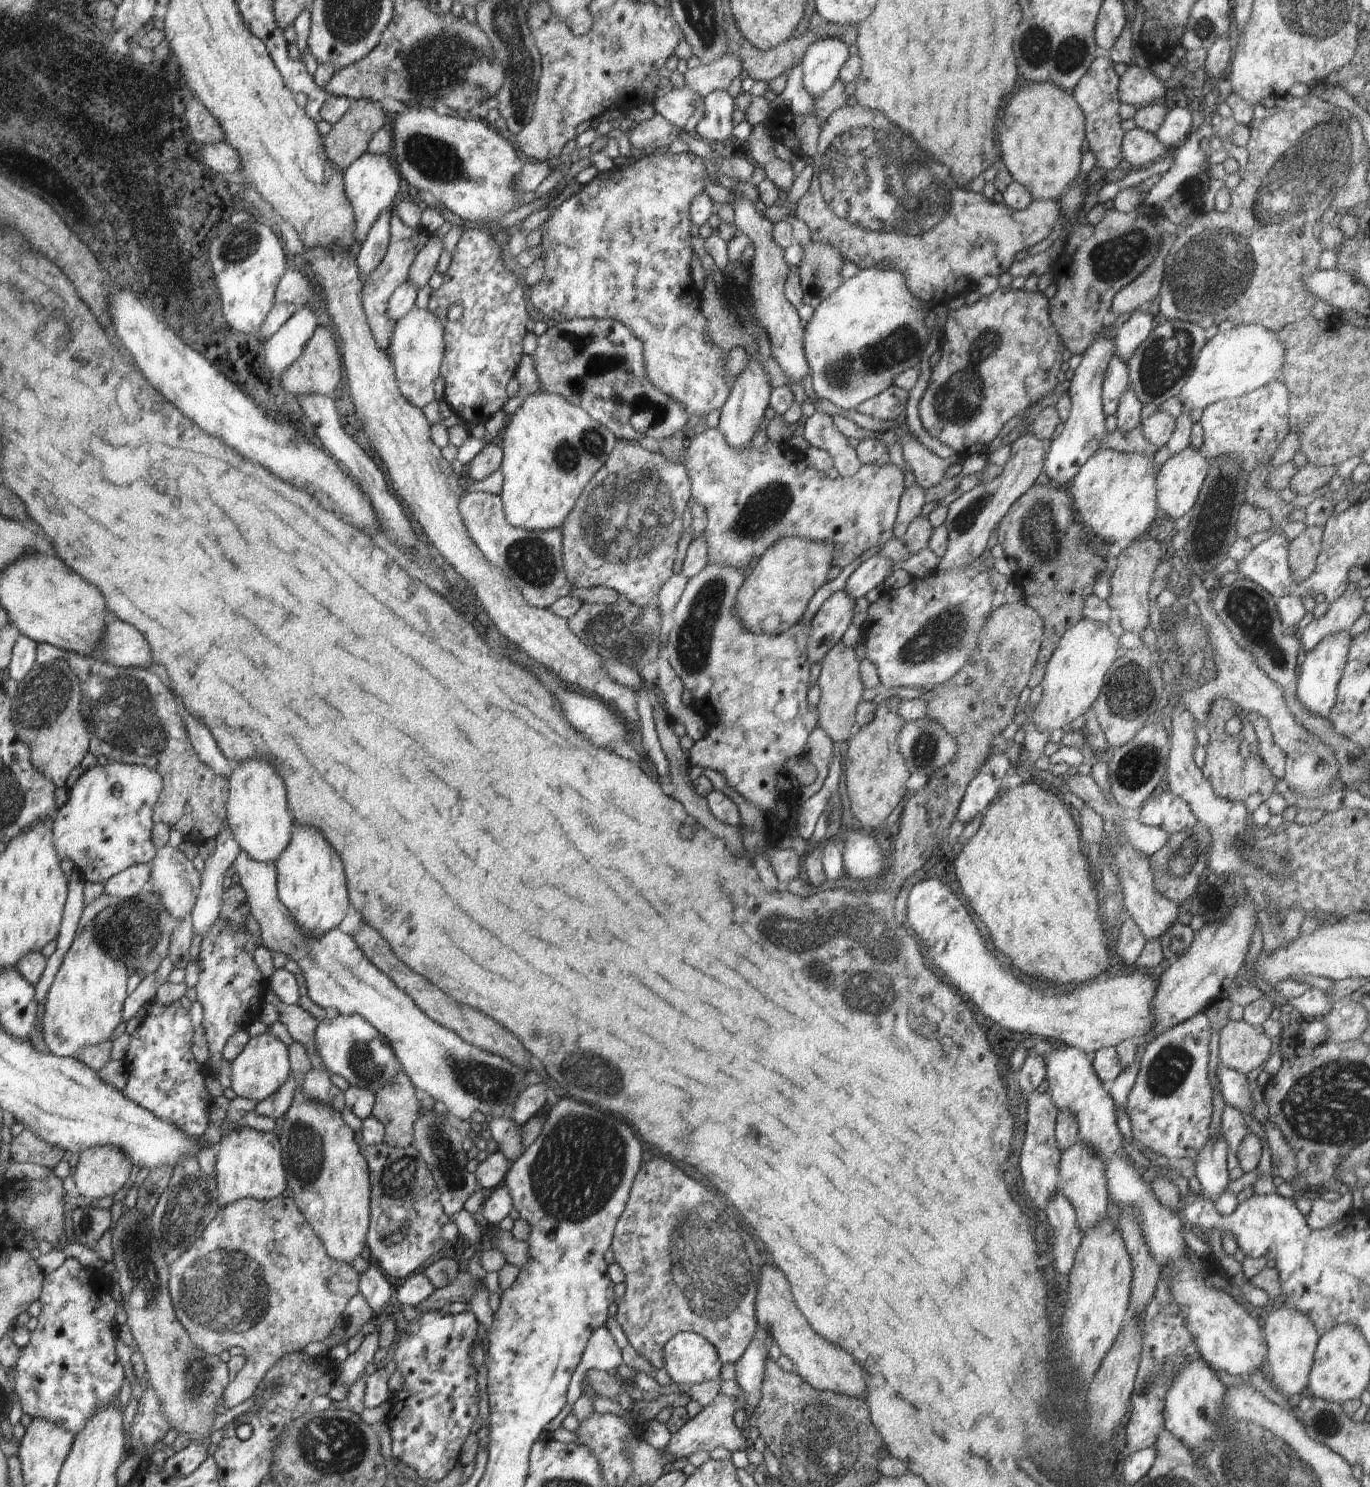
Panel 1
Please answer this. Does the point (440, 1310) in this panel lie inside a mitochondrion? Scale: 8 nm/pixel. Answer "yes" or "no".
no

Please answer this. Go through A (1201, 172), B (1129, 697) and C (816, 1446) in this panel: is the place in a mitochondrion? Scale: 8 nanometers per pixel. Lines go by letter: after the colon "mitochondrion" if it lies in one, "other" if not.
A: other
B: mitochondrion
C: mitochondrion

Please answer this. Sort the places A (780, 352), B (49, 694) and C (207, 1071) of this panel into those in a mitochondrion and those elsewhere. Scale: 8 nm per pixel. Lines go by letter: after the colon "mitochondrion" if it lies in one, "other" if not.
A: other
B: mitochondrion
C: other

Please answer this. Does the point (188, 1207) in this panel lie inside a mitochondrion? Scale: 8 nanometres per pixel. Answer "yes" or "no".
yes

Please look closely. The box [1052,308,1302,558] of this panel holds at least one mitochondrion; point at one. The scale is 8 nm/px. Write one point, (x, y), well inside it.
(1164, 361)

